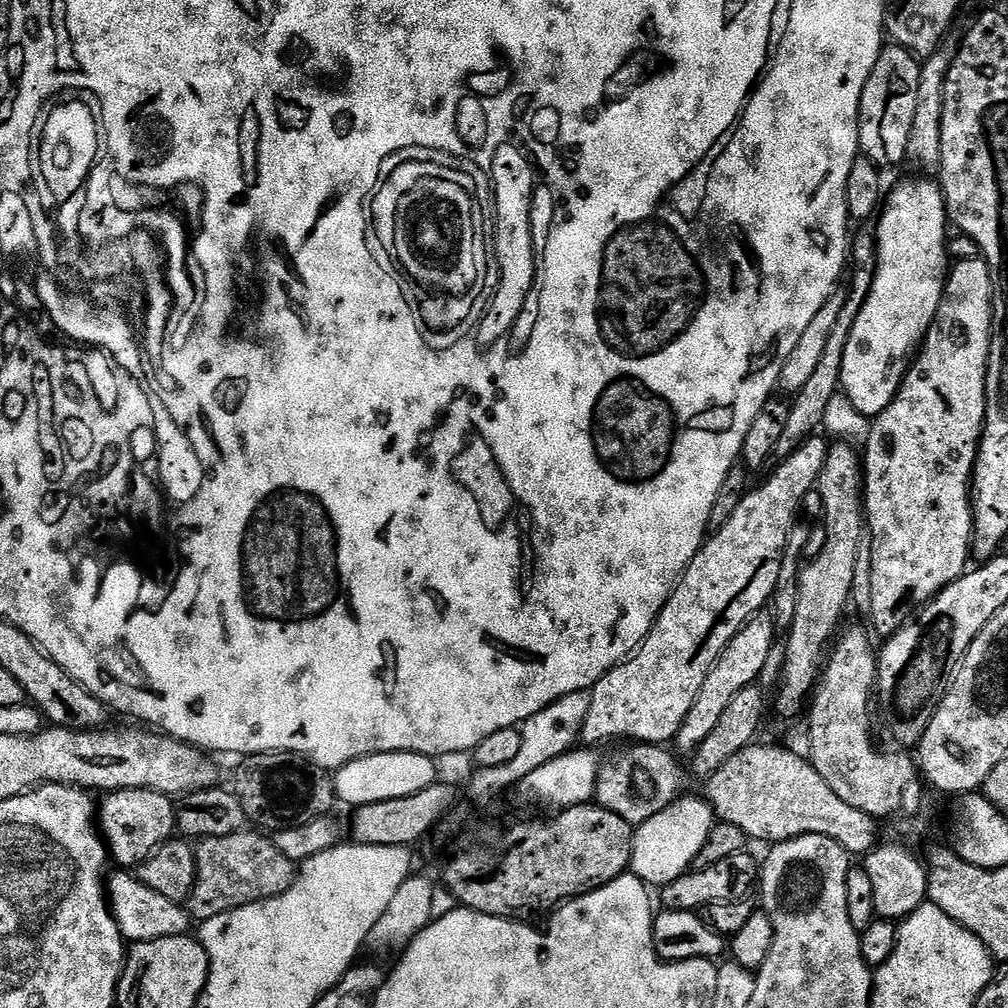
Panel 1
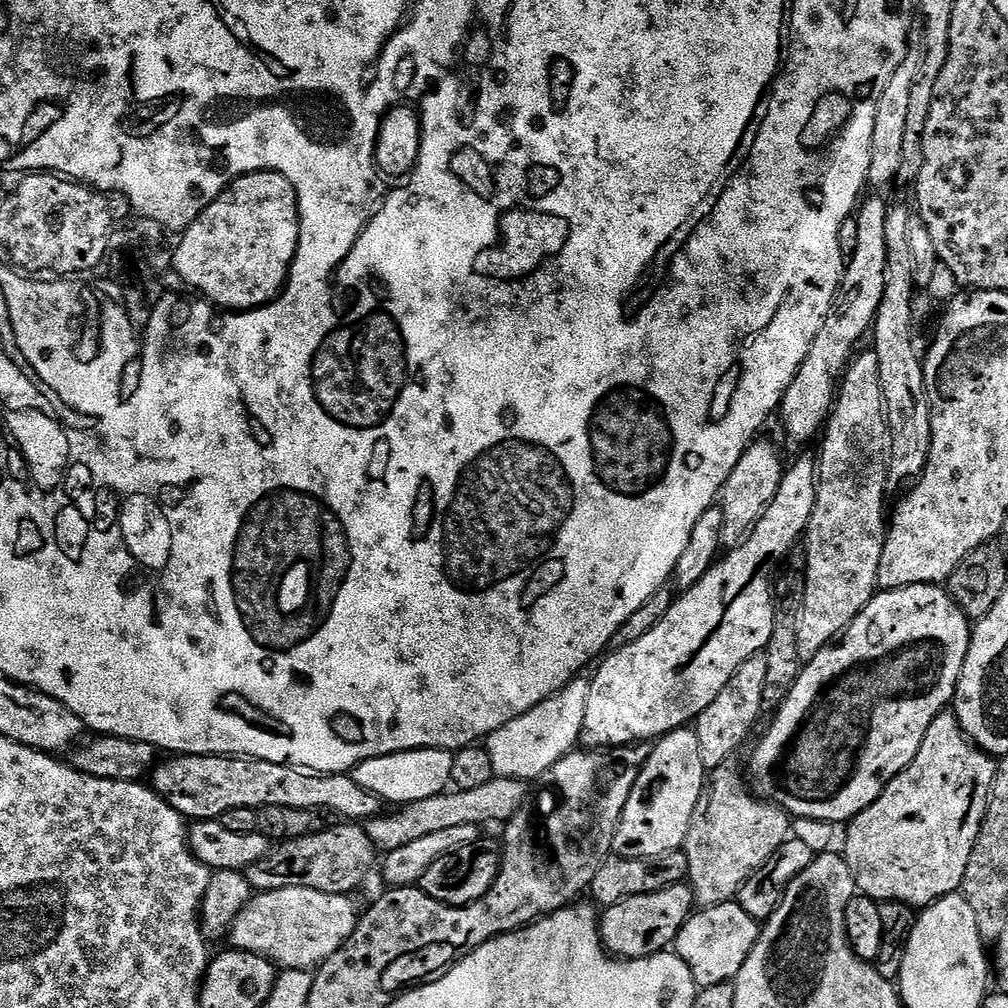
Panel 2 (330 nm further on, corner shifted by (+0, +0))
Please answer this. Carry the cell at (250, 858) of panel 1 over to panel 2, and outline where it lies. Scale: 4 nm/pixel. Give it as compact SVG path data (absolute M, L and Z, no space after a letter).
M336 822L333 828L327 828L308 836L299 836L296 840L277 843L246 870L249 886L256 892L302 886L339 896L355 893L355 888L367 878L372 859L378 856L378 849L359 823Z

